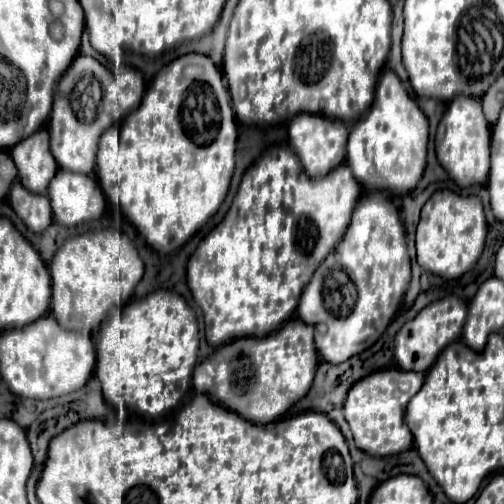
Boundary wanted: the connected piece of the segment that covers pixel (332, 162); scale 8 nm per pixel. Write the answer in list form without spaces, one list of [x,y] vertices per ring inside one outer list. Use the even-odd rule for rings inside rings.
[[[300,112],[300,116],[294,116],[290,120],[290,146],[298,154],[304,172],[314,176],[324,176],[332,168],[340,166],[344,162],[344,148],[348,140],[348,128],[340,120],[328,120],[326,116],[308,116],[306,112]]]

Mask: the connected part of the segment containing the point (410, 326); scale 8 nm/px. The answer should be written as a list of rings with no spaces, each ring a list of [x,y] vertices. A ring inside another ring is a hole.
[[[450,294],[446,298],[440,298],[432,304],[428,304],[426,308],[422,308],[418,312],[416,318],[408,320],[396,334],[396,340],[394,340],[394,358],[396,358],[396,364],[402,368],[402,370],[414,370],[414,372],[426,372],[436,356],[450,344],[454,342],[456,338],[460,338],[462,334],[462,326],[464,326],[464,318],[466,318],[466,304],[462,298]]]

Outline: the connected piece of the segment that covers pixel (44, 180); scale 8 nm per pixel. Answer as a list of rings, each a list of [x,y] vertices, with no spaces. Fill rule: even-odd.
[[[40,128],[32,136],[20,140],[10,150],[10,156],[18,168],[18,178],[30,192],[46,194],[48,182],[56,174],[58,166],[48,150],[48,130]]]

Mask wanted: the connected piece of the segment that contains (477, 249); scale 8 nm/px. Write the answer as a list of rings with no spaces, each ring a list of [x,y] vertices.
[[[438,190],[430,196],[420,212],[416,228],[416,250],[418,264],[428,272],[442,278],[460,278],[480,258],[486,240],[486,218],[478,196],[460,196],[452,190]]]

